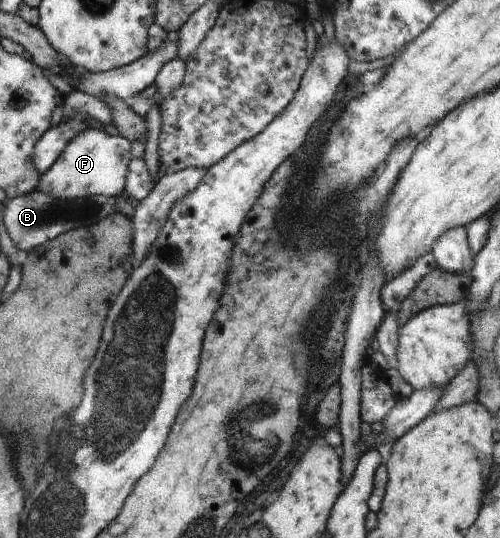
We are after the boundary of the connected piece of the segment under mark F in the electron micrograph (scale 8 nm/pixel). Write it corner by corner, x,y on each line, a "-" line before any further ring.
89,128
68,141
62,155
54,161
49,171
41,175
39,191
50,193
54,199
66,201
99,194
110,198
118,197
124,191
130,164
130,143
123,136

